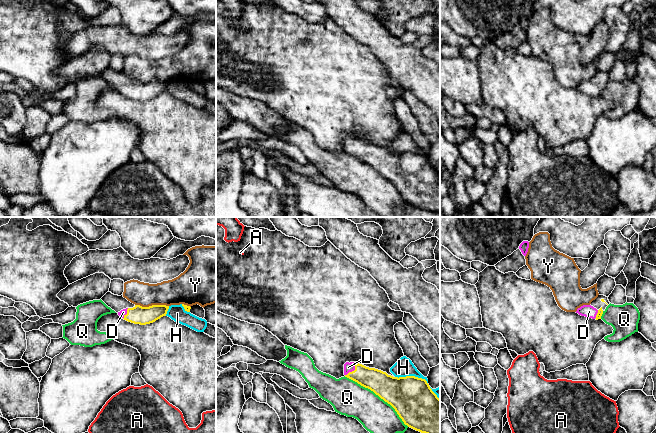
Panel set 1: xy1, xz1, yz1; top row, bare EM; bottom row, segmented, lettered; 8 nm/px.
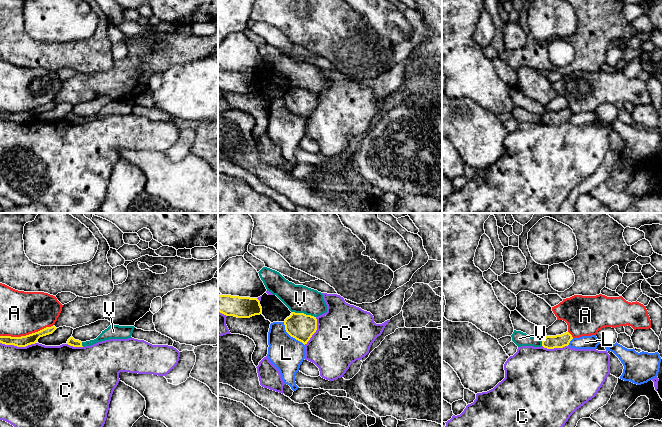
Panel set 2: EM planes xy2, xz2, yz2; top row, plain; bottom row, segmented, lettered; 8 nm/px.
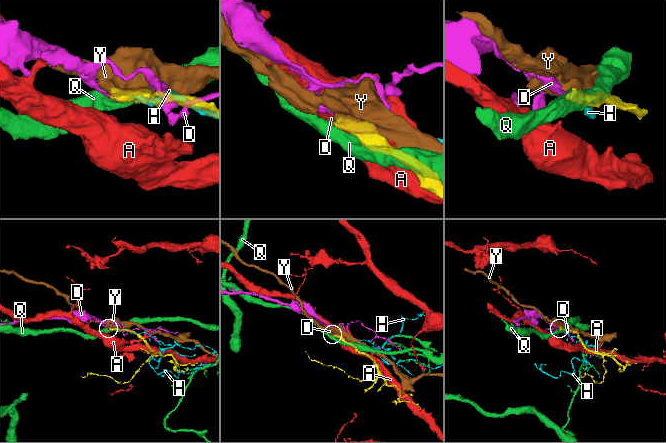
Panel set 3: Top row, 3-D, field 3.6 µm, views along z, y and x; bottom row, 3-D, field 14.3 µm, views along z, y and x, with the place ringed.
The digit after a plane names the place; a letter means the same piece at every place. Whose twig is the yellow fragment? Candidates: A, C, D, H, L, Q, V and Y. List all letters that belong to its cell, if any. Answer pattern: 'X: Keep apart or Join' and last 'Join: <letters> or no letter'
A: Keep apart
C: Keep apart
D: Join
H: Keep apart
L: Keep apart
Q: Keep apart
V: Keep apart
Y: Keep apart
Join: D

